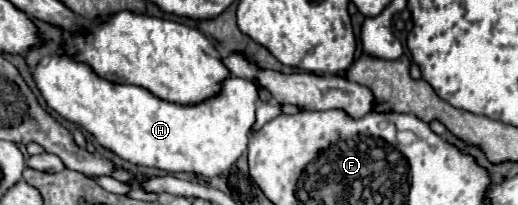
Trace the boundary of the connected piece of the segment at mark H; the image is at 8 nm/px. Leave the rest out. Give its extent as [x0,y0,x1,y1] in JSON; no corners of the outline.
[32,56,260,178]

